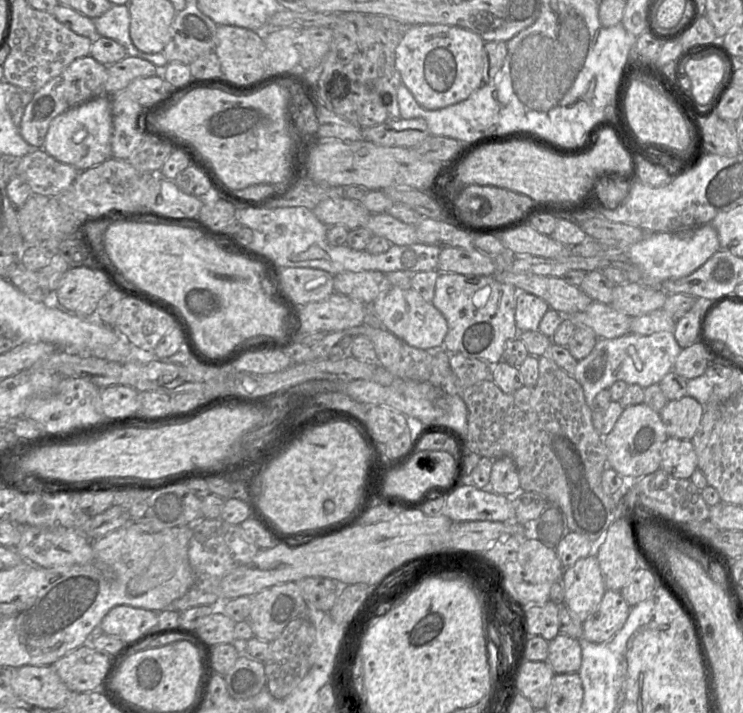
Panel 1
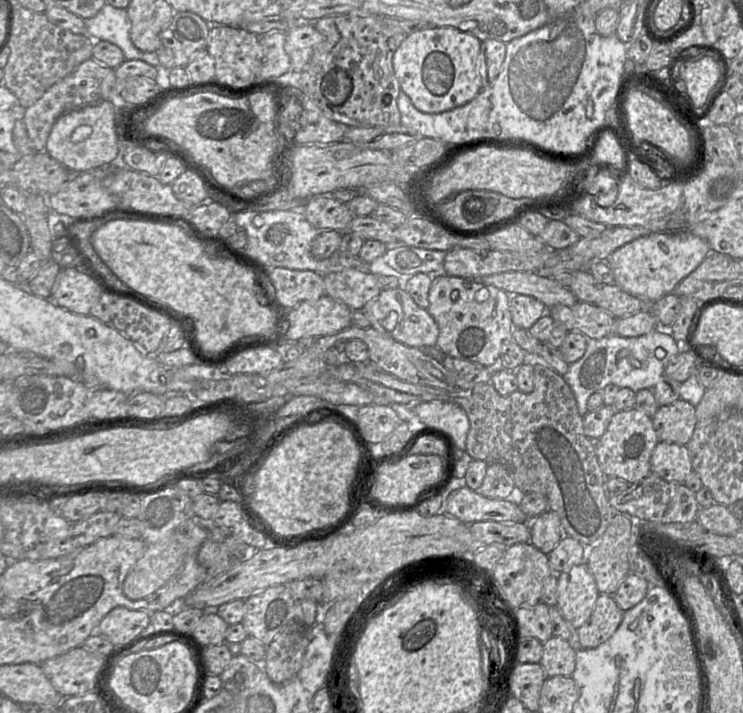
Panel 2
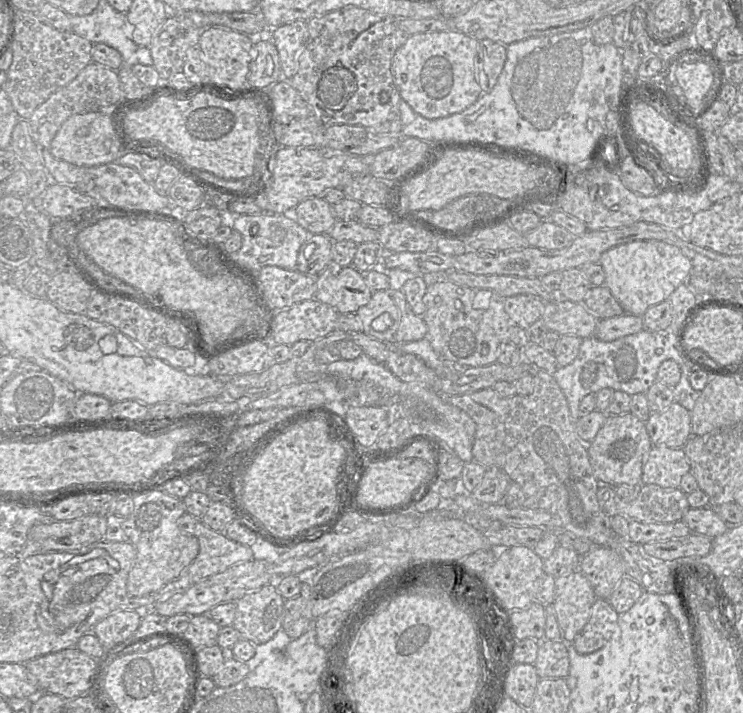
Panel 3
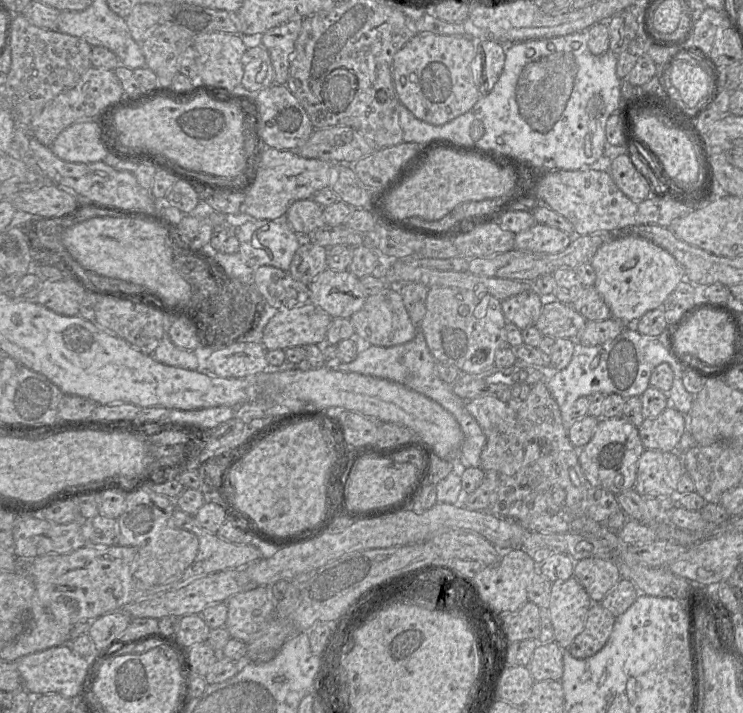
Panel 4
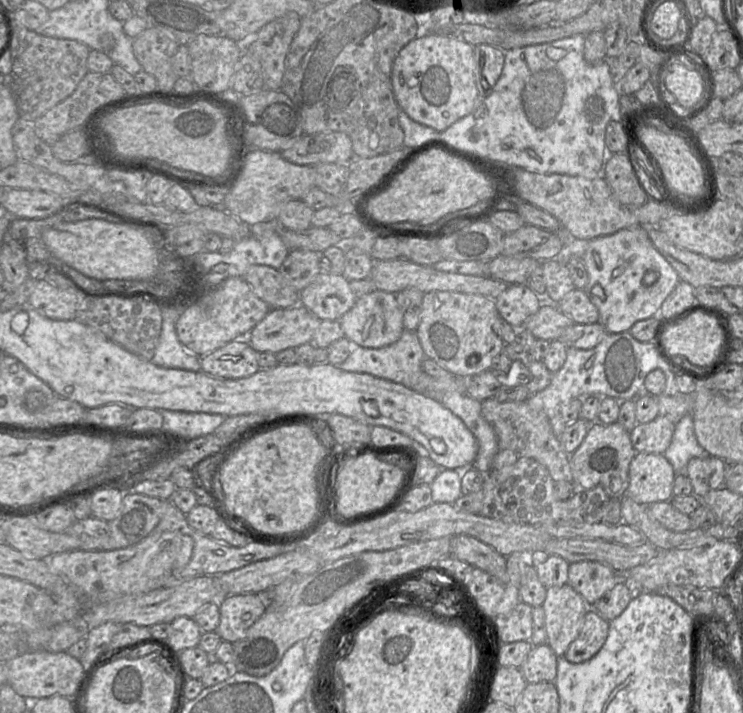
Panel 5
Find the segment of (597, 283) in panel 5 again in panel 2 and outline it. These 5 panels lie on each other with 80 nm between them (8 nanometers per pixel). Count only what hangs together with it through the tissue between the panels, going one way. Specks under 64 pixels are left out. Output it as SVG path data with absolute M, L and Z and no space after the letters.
M690 231L655 232L618 248L606 262L613 271L616 285L650 305L673 293L677 285L693 272L710 252L707 242Z

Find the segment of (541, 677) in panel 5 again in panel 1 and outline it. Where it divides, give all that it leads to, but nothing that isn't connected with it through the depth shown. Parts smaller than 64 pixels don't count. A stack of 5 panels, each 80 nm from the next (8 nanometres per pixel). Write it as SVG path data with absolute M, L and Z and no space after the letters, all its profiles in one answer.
M559 633L549 641L546 662L555 674L578 673L582 663L582 650L578 639Z

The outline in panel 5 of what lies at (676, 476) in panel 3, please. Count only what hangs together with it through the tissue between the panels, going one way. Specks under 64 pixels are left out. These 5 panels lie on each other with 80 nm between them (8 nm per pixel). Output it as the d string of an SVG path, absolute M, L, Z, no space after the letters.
M636 453L629 467L629 485L624 496L642 505L670 501L674 496L673 486L677 473L662 454Z

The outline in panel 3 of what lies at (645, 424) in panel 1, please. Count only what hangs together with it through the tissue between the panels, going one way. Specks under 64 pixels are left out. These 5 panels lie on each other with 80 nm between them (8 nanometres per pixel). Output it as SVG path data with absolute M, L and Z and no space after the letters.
M627 412L607 416L594 440L588 444L588 455L594 475L599 482L640 486L643 465L652 447L645 422Z

